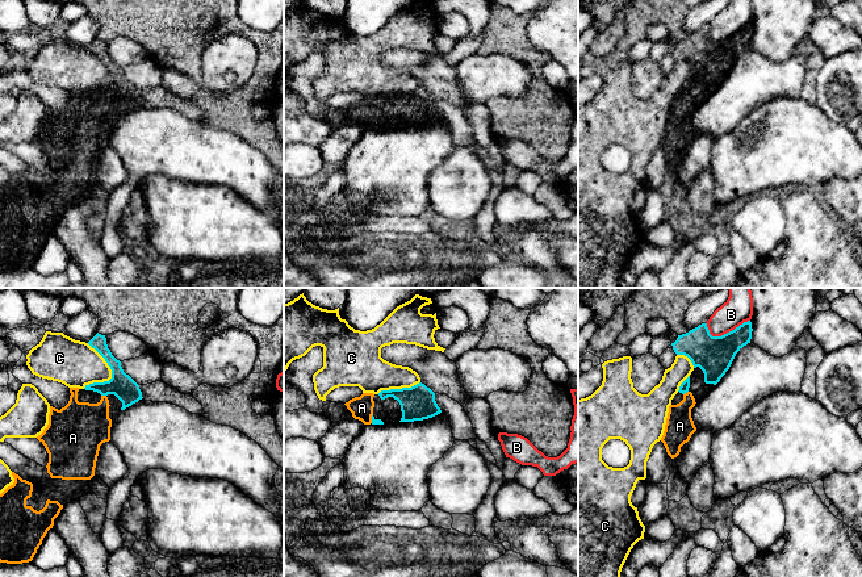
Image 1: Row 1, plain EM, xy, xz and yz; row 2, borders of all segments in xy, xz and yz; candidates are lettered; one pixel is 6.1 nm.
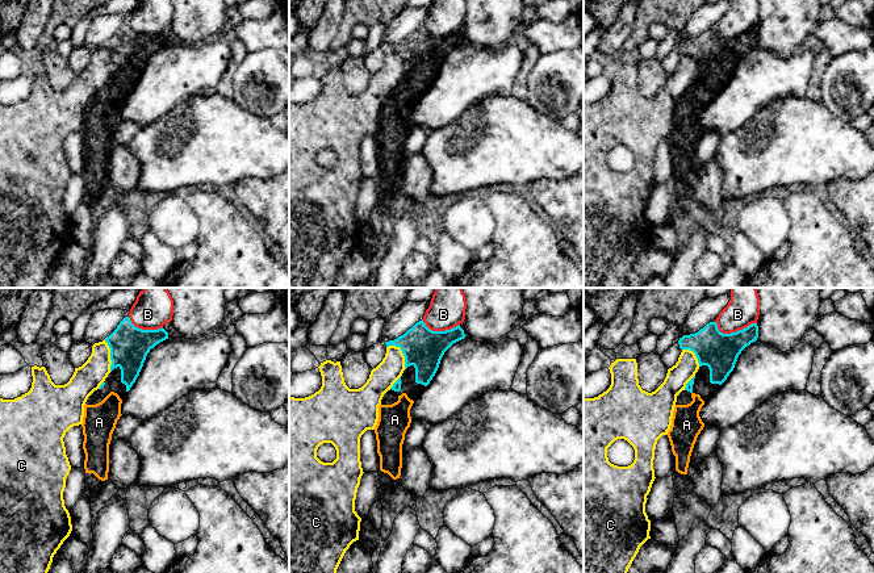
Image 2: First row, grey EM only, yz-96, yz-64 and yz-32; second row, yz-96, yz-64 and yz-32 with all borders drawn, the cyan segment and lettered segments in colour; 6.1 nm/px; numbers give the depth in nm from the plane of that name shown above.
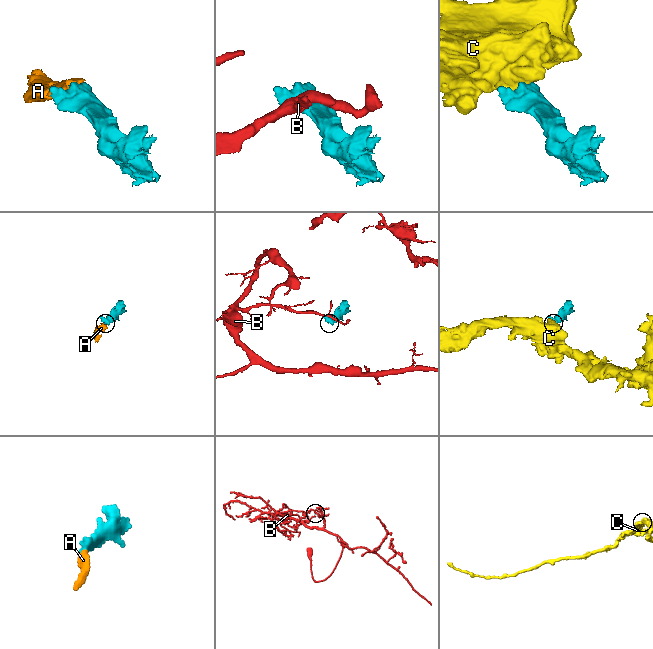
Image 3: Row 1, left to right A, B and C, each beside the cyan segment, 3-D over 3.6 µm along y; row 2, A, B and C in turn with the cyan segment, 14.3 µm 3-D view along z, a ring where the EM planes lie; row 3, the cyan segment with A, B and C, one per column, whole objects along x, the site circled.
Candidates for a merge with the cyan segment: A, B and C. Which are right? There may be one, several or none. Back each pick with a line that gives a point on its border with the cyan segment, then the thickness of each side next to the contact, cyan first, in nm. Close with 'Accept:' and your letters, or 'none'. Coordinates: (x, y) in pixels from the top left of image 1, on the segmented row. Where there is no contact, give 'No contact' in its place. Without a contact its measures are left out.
A: Touches cyan at xy (104, 394). Thickness 150 nm (cyan) against 320 nm
Accept: A

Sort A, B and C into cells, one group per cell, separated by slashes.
A / B / C

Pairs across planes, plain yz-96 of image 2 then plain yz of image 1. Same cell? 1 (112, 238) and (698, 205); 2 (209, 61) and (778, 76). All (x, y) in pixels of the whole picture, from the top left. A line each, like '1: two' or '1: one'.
1: two
2: one

